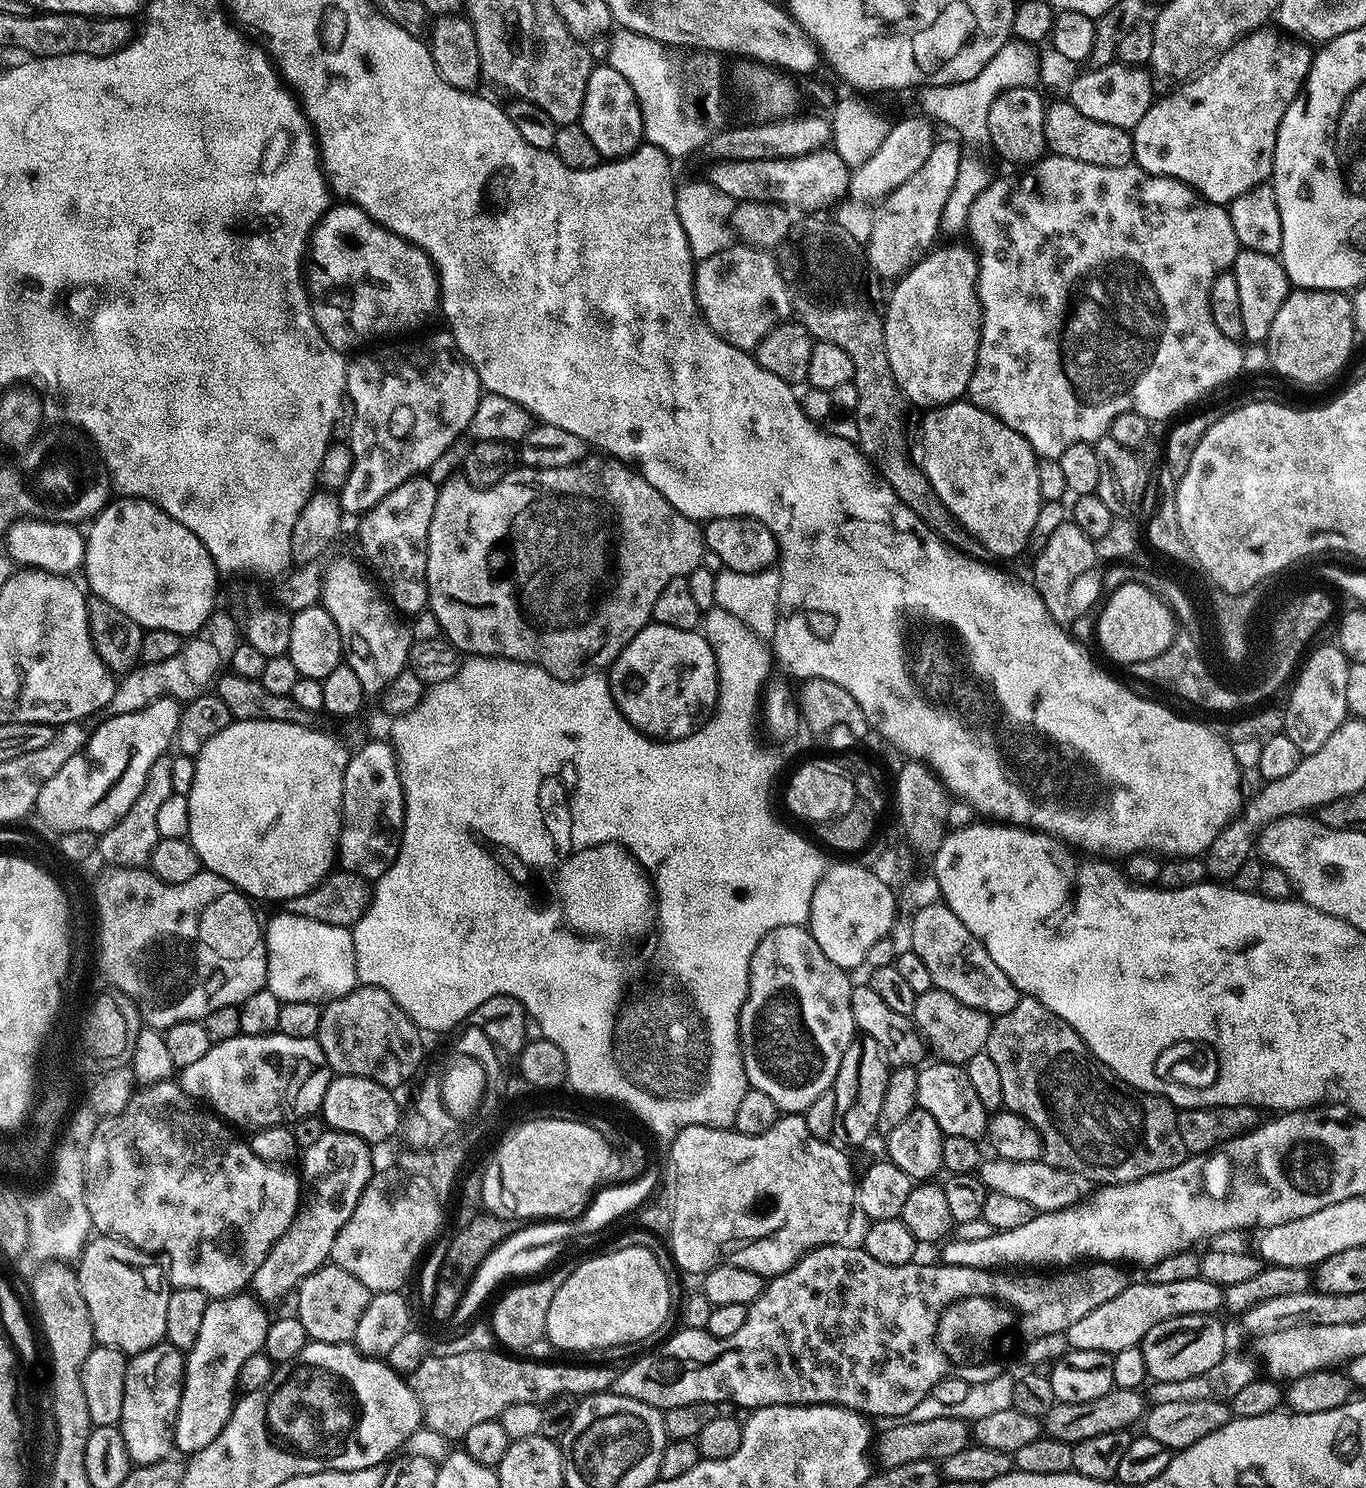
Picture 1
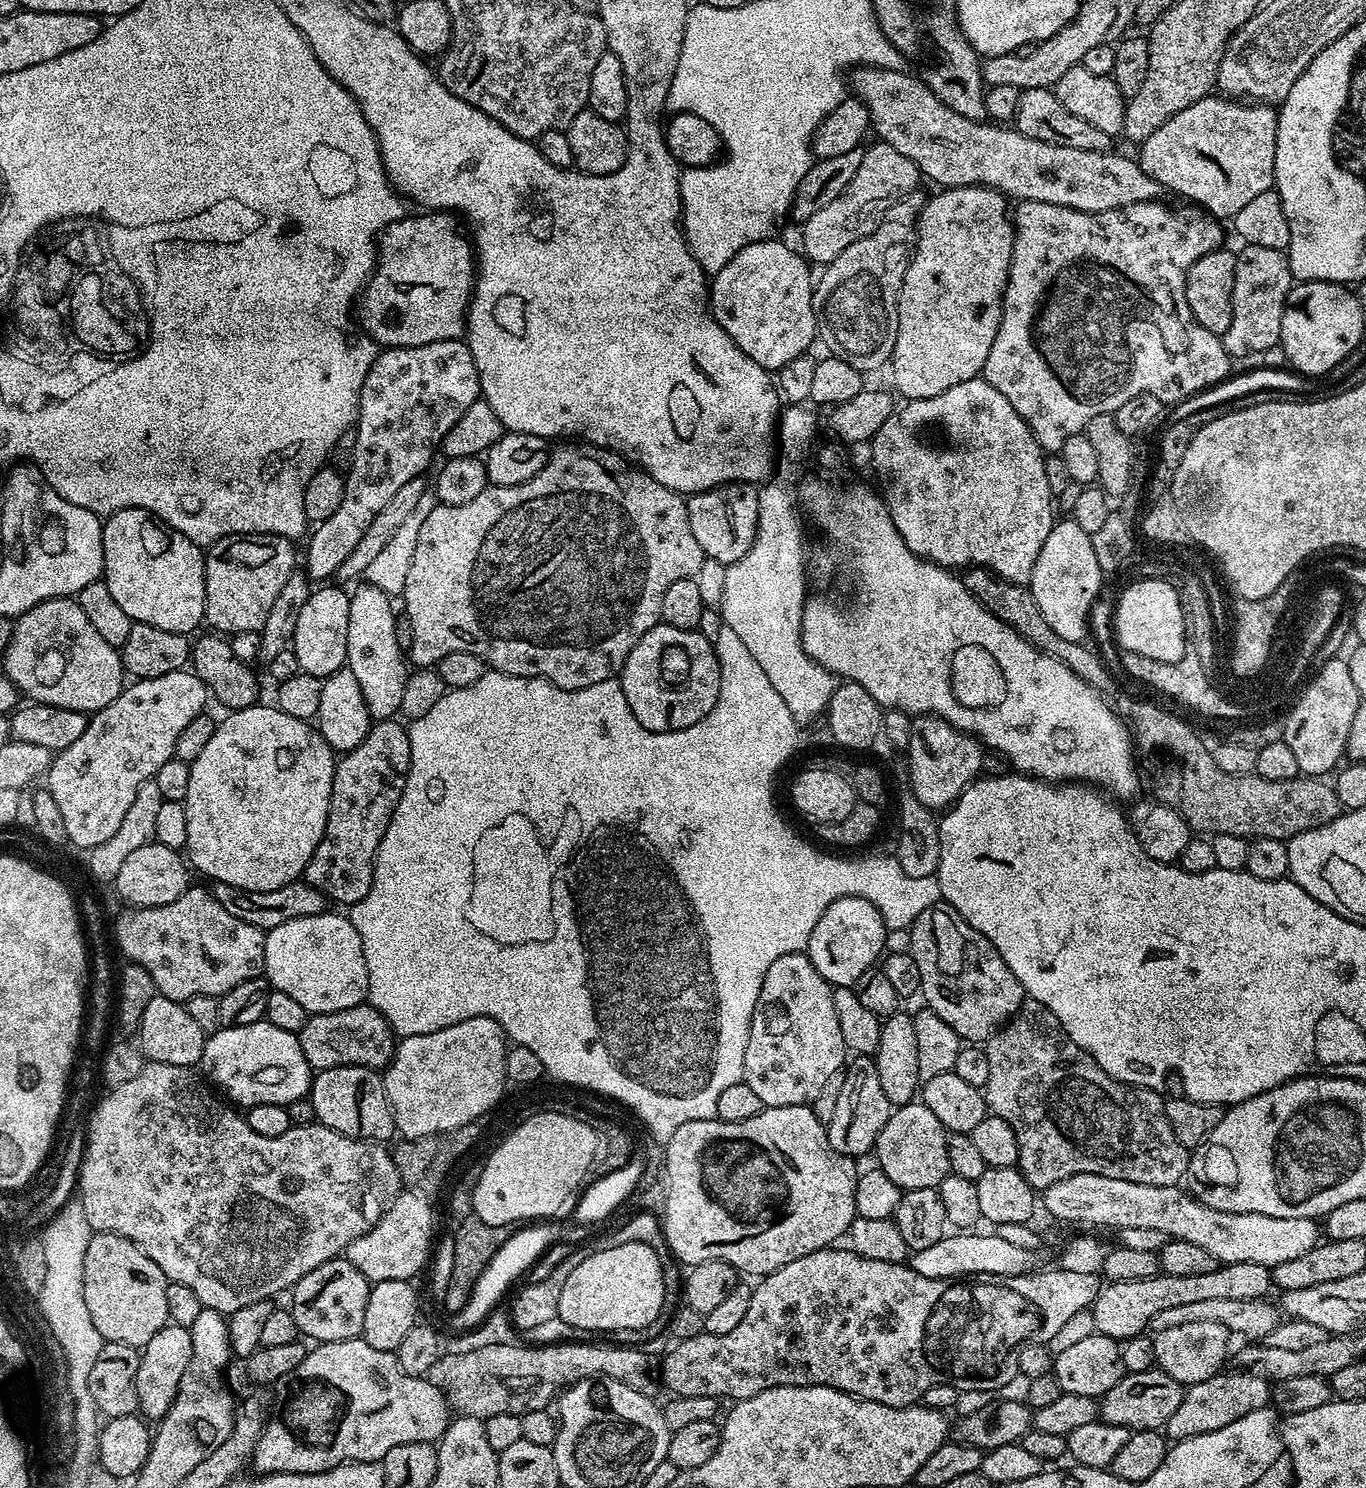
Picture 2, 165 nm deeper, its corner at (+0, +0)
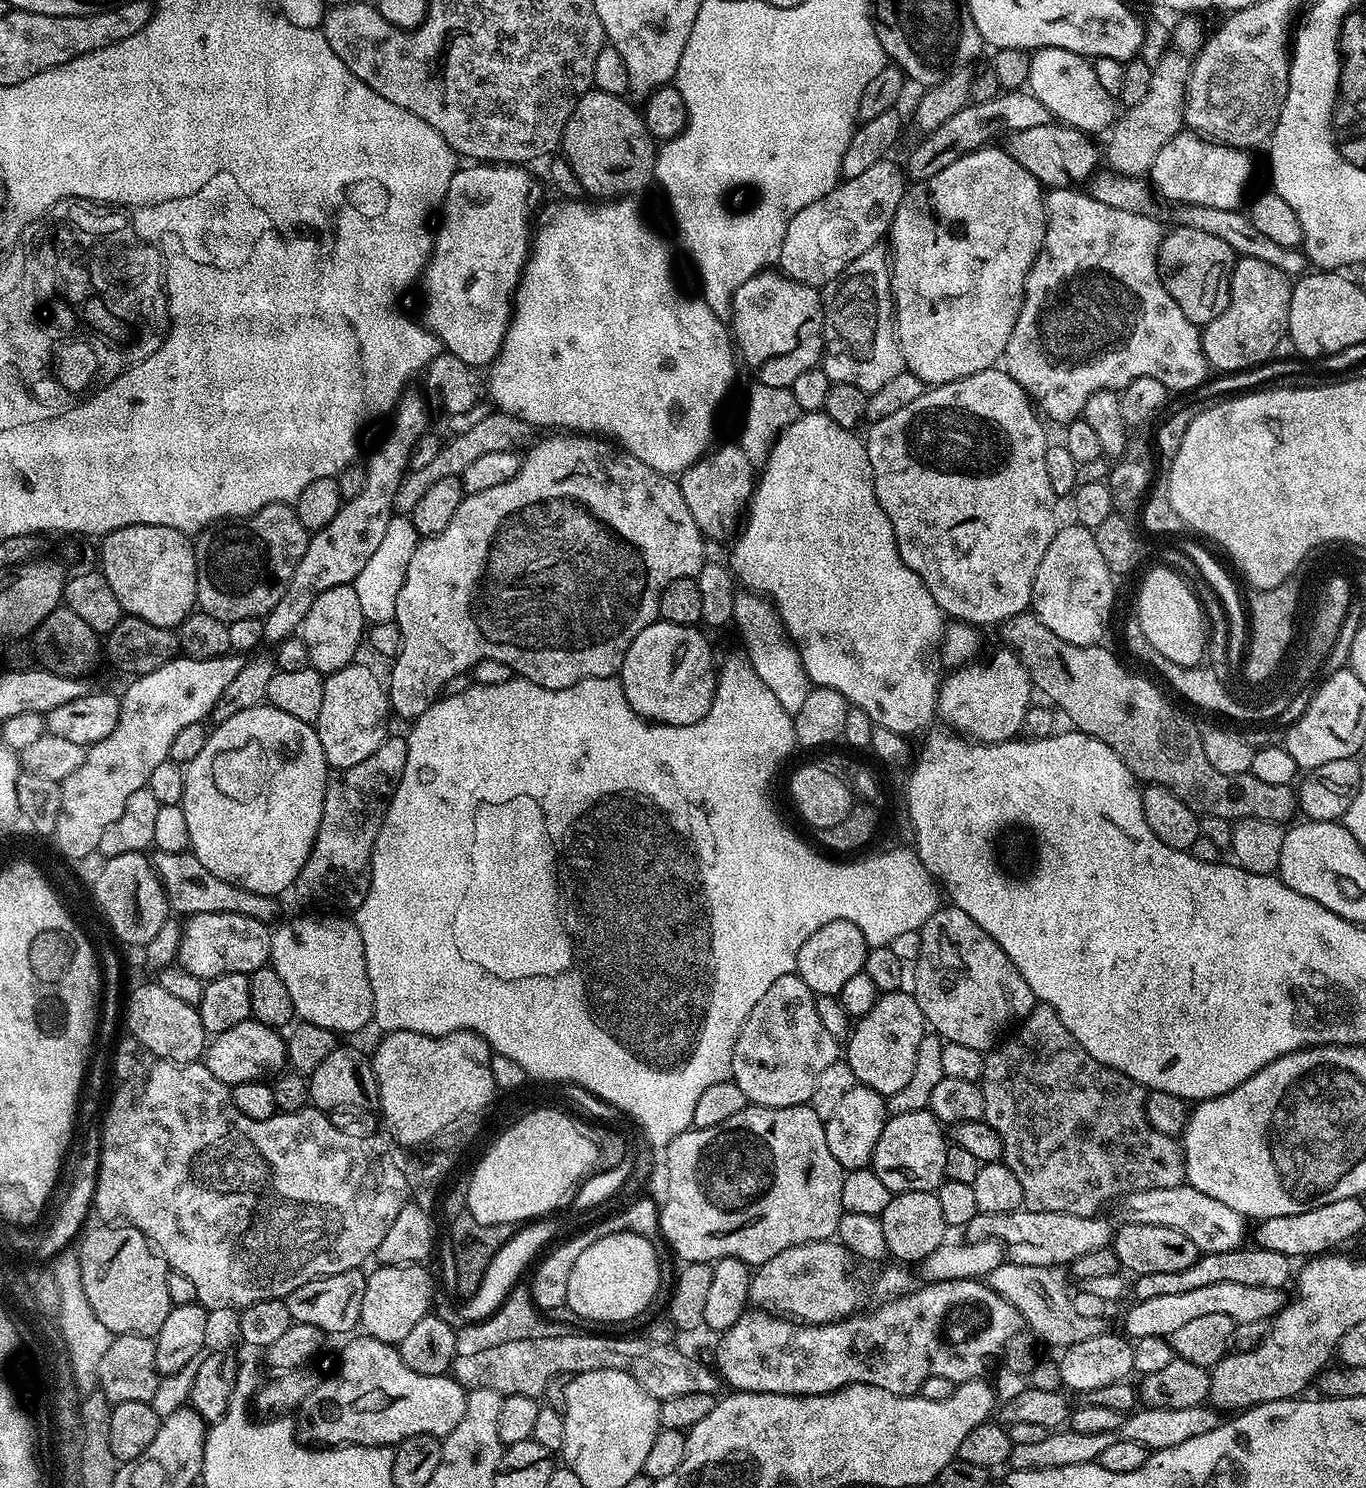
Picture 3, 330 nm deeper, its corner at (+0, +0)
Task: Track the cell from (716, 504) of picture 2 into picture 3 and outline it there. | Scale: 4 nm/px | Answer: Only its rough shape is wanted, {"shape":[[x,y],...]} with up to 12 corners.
{"shape":[[739,443],[679,473],[712,541],[737,531],[758,472]]}

